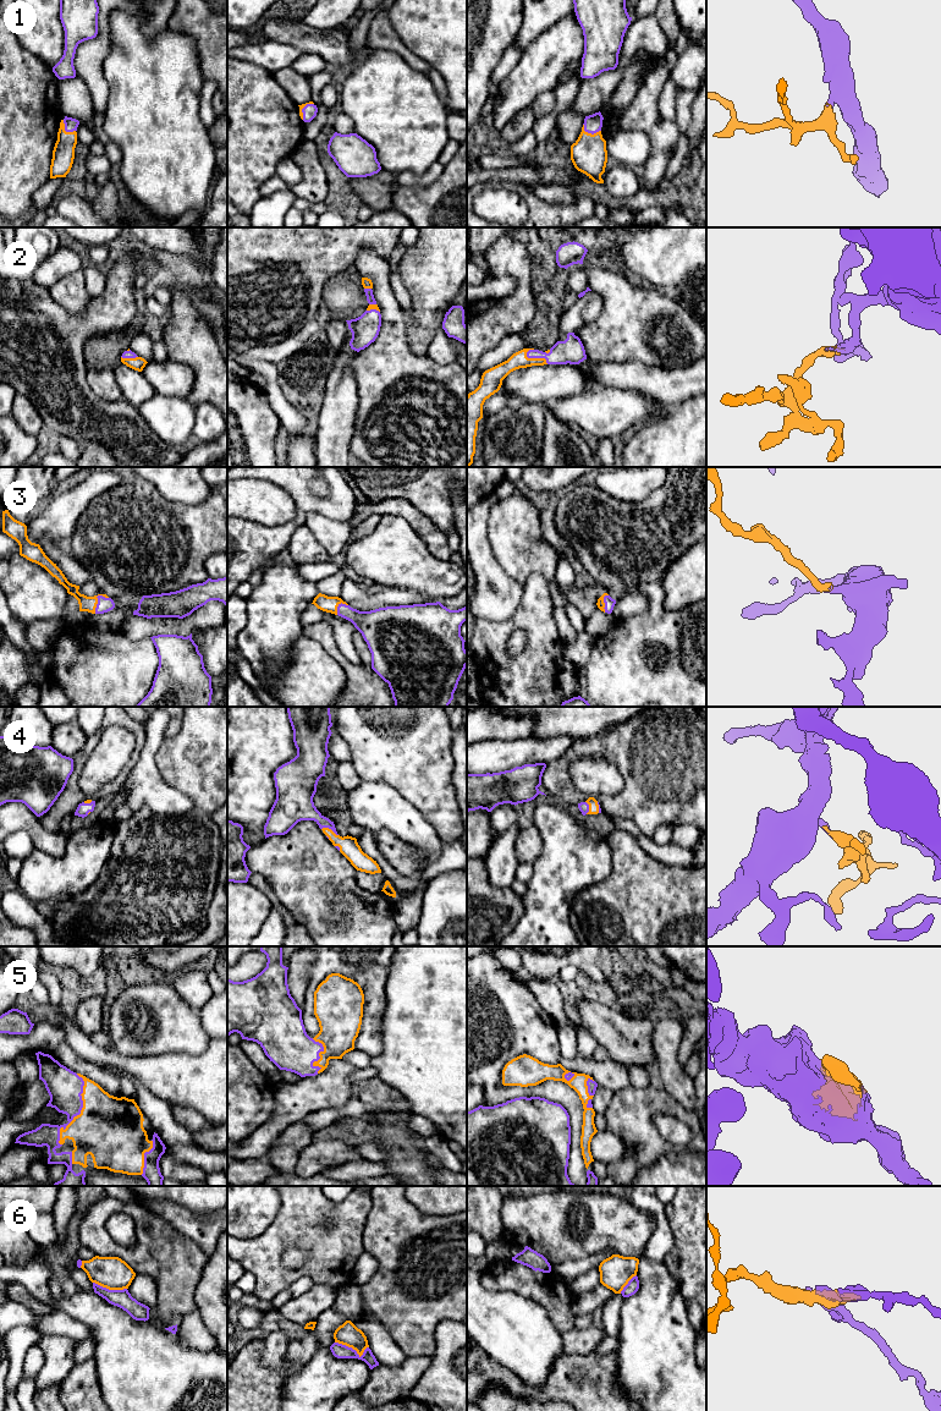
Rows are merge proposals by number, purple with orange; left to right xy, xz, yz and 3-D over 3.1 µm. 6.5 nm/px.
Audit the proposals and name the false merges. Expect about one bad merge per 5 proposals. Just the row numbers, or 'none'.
6

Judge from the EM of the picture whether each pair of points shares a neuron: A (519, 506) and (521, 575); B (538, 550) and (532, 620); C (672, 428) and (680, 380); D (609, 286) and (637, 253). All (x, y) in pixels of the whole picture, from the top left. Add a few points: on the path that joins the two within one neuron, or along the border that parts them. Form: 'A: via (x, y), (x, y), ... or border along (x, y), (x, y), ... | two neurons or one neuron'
A: via (519, 523), (519, 558) | one neuron
B: border along (522, 583), (532, 574), (540, 574), (551, 586) | two neurons
C: border along (693, 396), (672, 407) | two neurons
D: border along (622, 269), (647, 285) | two neurons

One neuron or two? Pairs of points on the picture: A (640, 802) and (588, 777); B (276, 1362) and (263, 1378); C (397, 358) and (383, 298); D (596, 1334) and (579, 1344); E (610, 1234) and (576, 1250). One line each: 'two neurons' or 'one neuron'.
A: two neurons
B: two neurons
C: one neuron
D: one neuron
E: one neuron

